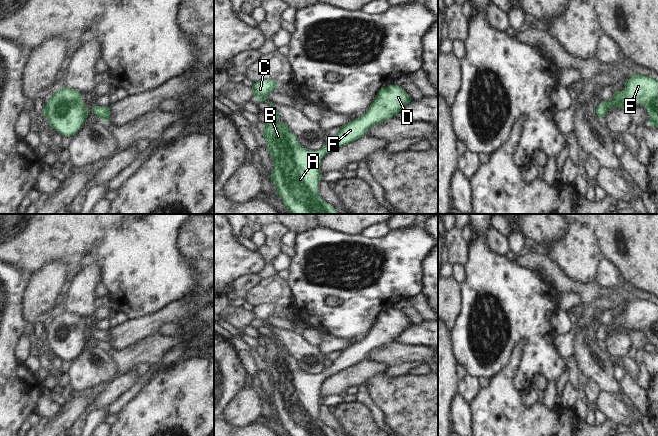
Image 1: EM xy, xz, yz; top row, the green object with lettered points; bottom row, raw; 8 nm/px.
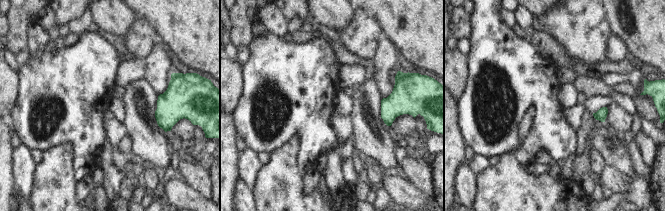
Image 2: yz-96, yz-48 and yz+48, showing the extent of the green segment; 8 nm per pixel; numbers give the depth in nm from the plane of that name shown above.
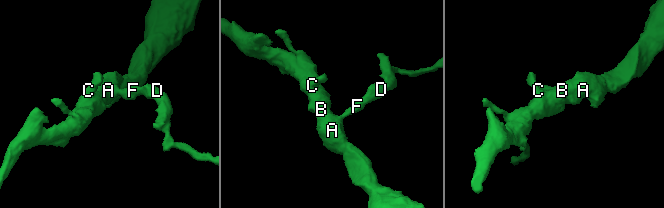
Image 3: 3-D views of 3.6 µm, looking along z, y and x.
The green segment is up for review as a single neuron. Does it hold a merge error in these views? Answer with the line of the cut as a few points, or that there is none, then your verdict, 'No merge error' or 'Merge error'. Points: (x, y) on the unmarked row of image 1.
No split. No merge error

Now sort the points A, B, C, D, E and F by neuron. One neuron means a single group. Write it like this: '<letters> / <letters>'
A B C D E F

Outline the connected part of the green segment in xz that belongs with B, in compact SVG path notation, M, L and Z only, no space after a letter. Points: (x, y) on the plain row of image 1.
M399 309L382 311L368 334L359 342L341 350L341 354L330 362L330 366L316 375L304 372L284 346L279 346L279 335L274 332L274 327L269 326L272 334L264 339L263 361L267 367L274 394L269 400L277 412L283 428L289 436L337 436L333 430L326 427L318 418L318 408L321 405L320 390L324 380L335 373L345 370L363 361L373 349L391 343L397 339L411 325L407 316Z

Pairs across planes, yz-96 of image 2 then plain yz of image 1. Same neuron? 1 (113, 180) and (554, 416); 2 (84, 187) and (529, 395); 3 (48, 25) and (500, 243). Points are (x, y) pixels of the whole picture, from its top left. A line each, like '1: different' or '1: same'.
1: different
2: same
3: same

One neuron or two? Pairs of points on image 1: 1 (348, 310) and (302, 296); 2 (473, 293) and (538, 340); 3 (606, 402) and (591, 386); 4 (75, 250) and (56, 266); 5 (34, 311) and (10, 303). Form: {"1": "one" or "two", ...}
{"1": "one", "2": "one", "3": "two", "4": "two", "5": "two"}

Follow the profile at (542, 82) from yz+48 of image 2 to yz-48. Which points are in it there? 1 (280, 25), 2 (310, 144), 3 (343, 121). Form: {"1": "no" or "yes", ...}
{"1": "no", "2": "yes", "3": "no"}

